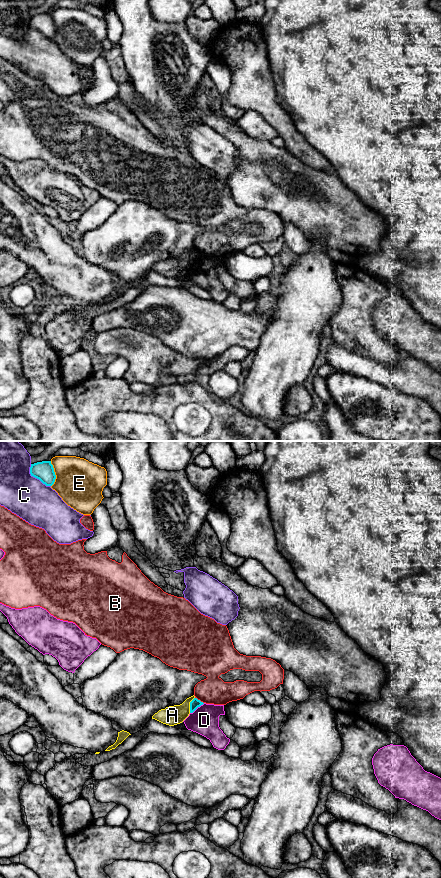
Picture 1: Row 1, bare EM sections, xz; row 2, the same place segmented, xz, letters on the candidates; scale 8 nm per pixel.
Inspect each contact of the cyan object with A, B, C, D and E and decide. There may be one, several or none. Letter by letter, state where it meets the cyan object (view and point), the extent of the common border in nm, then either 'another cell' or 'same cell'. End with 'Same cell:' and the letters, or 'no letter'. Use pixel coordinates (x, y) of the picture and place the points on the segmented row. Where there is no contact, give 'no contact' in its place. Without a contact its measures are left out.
A: xz (190, 705) | 130 nm | another cell
B: xz (199, 700) | 90 nm | another cell
C: xz (36, 477) | 240 nm | another cell
D: xz (197, 707) | 150 nm | another cell
E: xz (54, 474) | 200 nm | another cell
Same cell: no letter

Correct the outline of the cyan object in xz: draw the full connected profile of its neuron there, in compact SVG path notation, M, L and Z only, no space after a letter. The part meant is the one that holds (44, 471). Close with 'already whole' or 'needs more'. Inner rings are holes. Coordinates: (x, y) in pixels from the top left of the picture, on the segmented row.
M42 461L31 464L30 474L39 479L46 486L52 486L56 479L51 461Z; already whole

